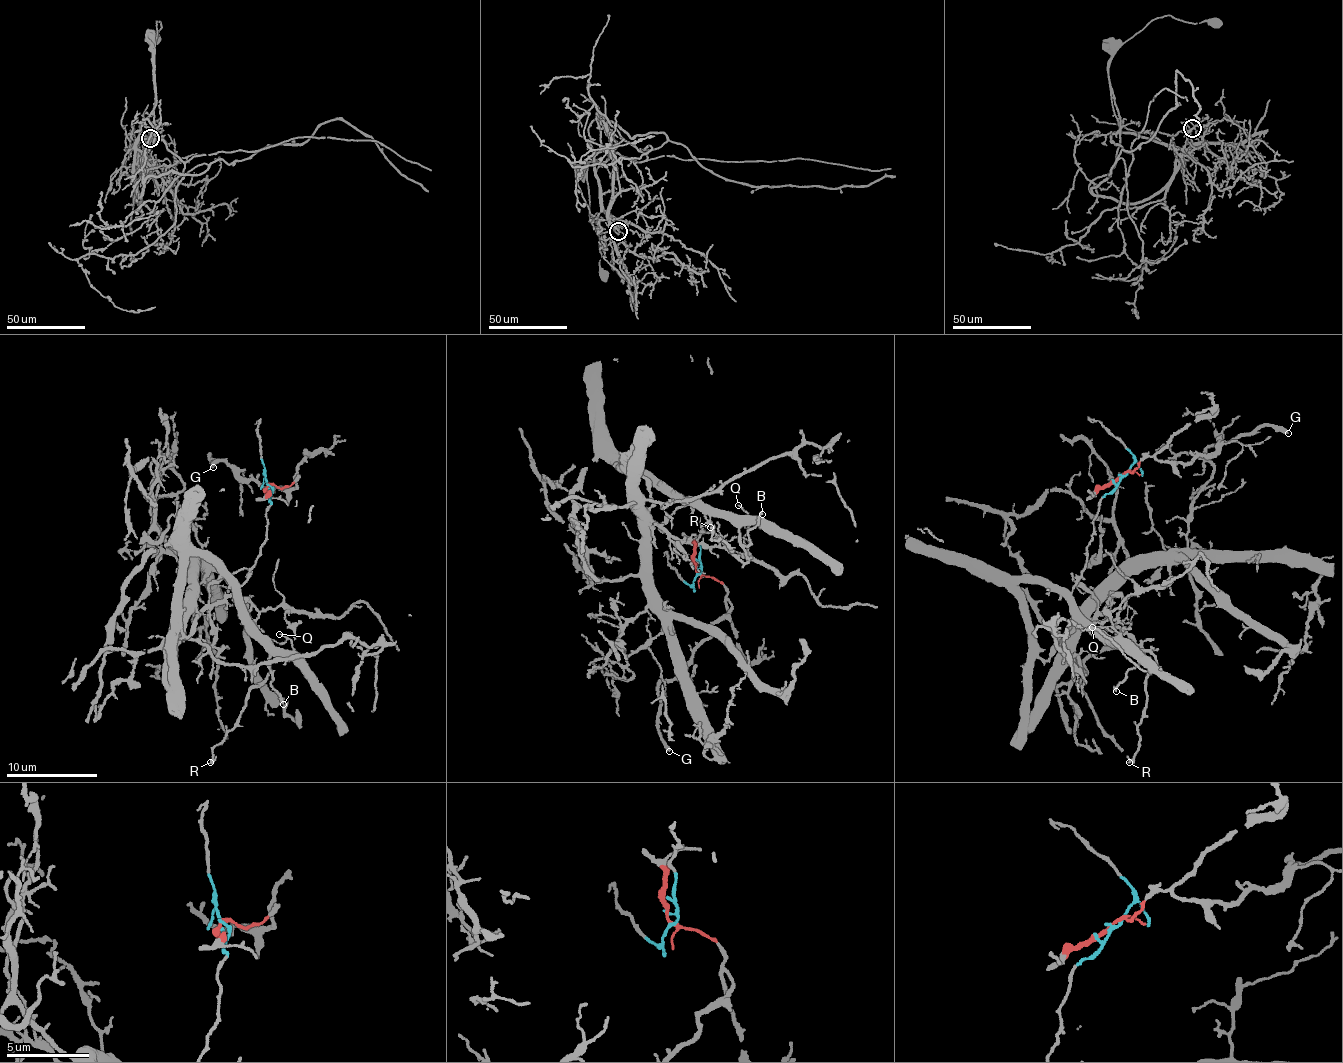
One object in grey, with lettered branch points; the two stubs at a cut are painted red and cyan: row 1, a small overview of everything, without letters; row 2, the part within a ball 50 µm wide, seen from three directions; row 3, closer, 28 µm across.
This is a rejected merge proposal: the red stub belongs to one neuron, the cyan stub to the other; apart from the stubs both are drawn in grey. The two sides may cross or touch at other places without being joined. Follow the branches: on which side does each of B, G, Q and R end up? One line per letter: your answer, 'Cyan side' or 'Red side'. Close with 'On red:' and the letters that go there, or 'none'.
B: Cyan side
G: Red side
Q: Cyan side
R: Cyan side
On red: G

